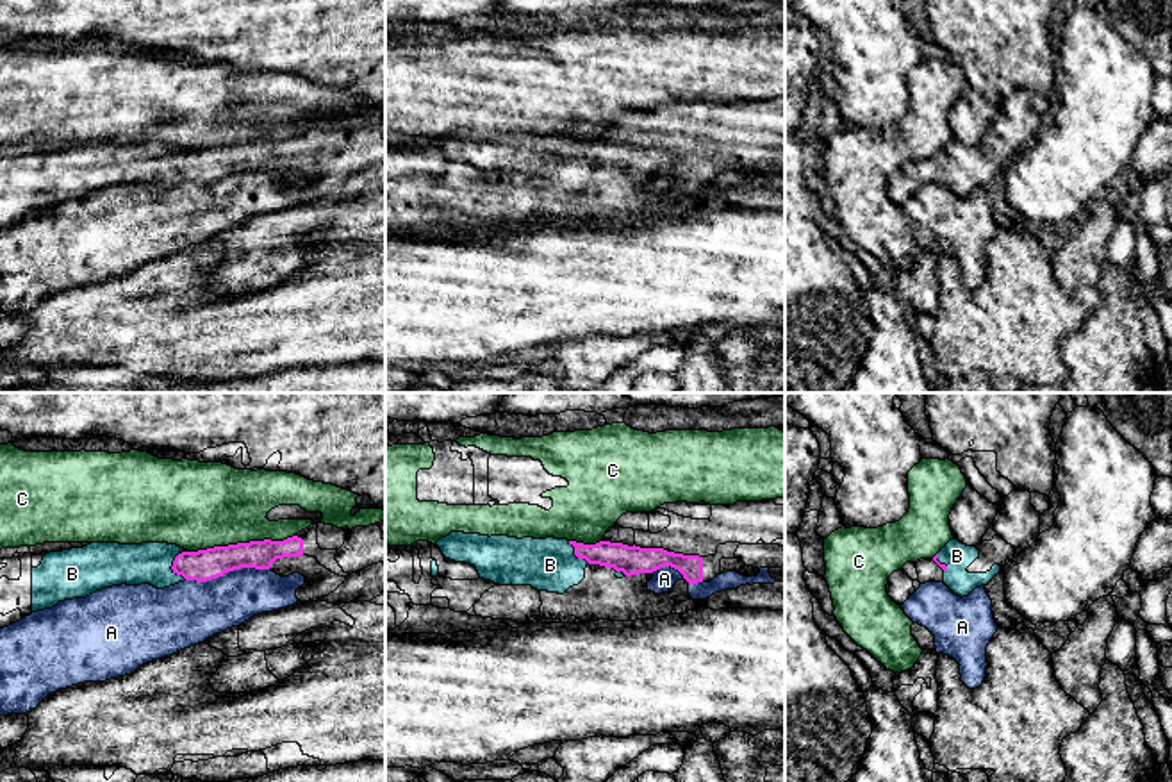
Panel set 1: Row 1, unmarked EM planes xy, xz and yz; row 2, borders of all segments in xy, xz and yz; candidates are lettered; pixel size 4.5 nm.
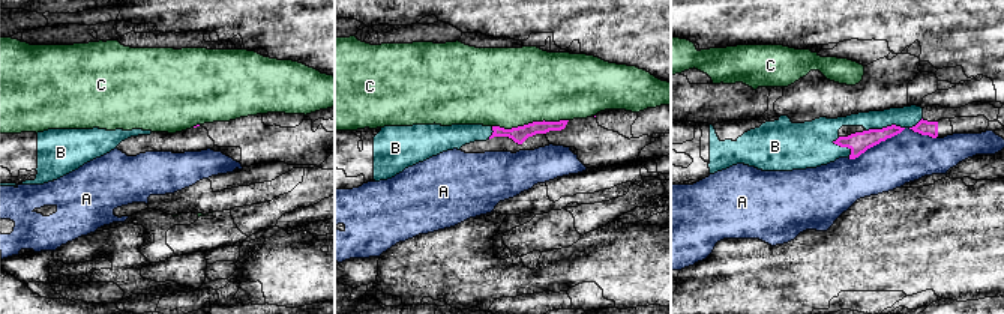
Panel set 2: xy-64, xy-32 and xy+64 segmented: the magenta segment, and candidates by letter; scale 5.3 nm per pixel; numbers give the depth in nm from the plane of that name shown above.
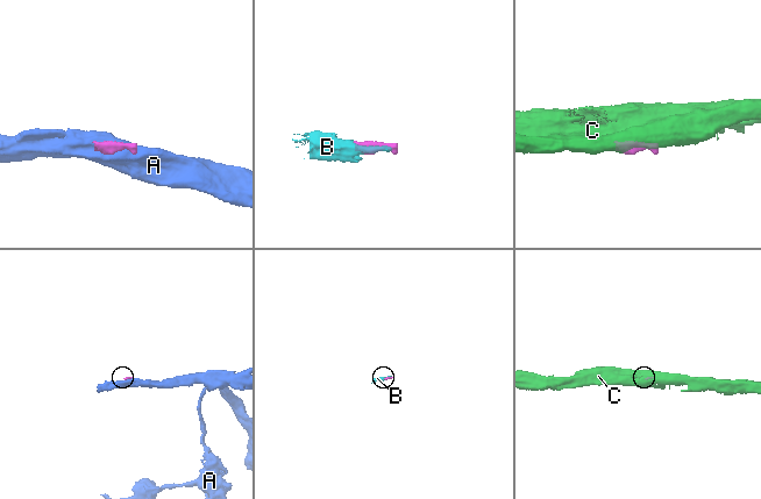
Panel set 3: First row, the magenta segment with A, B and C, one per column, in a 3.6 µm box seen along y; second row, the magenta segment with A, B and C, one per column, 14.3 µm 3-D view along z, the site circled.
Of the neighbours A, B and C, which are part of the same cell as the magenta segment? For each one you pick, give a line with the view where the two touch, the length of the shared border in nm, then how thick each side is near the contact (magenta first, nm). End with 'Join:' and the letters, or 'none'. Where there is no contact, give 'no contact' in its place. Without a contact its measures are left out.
B: xy | 140 nm | 140/190 nm
Join: B

